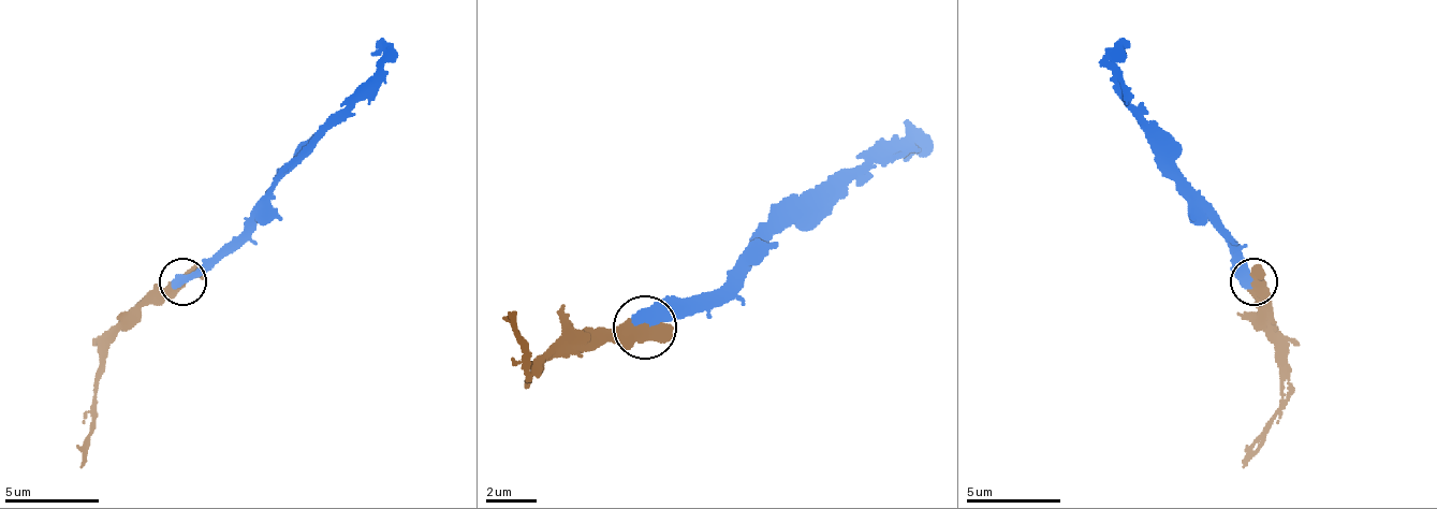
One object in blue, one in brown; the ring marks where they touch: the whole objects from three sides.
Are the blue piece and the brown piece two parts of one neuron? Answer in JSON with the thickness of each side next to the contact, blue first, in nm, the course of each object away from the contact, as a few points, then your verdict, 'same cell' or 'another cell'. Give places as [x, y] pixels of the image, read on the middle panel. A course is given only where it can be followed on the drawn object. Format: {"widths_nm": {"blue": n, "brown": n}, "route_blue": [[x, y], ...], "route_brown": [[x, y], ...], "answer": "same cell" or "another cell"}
{"widths_nm": {"blue": 550, "brown": 500}, "route_blue": [[649, 329], [713, 297], [789, 221], [801, 221], [864, 158], [914, 146], [903, 158]], "route_brown": [[643, 329], [592, 329], [542, 361], [530, 361], [511, 309]], "answer": "same cell"}

